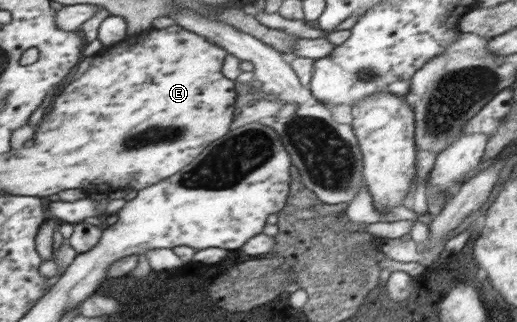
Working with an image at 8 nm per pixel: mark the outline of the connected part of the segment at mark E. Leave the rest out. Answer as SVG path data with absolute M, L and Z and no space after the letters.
M171 26L160 30L151 29L146 33L128 35L128 39L124 40L124 47L118 53L116 53L116 47L112 46L102 50L94 57L90 68L82 74L80 79L76 79L76 81L72 81L67 87L64 87L62 93L57 94L56 101L52 101L50 115L44 117L44 121L40 123L40 127L38 127L38 131L36 131L32 143L30 143L32 147L28 147L36 153L36 169L34 169L34 173L30 173L30 179L18 179L16 195L48 197L66 189L84 189L84 179L86 179L86 191L90 193L103 193L124 189L124 187L140 190L168 179L175 174L177 175L185 165L194 161L207 145L221 139L230 132L230 124L237 115L237 108L234 106L236 105L237 93L235 92L235 81L224 77L221 72L224 59L228 55L228 52L222 47L218 47L215 43L208 41L197 33L183 30L179 26Z

